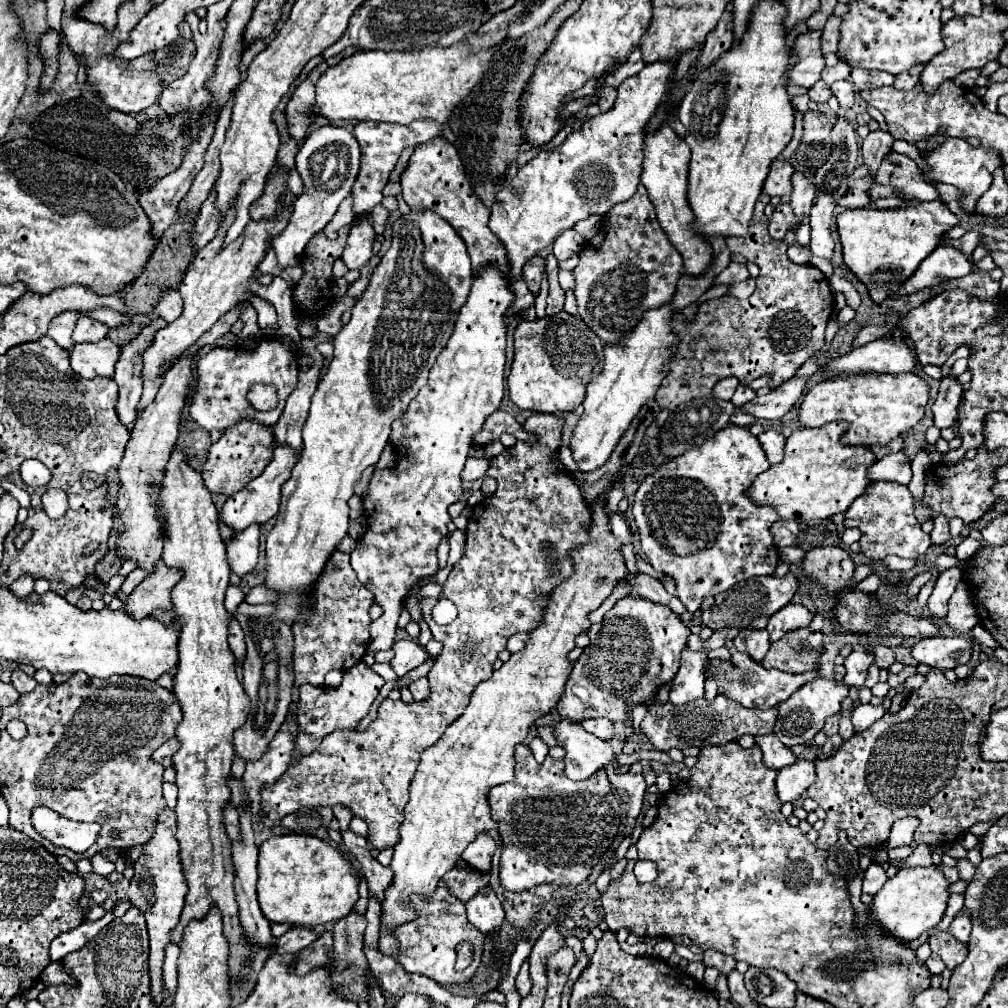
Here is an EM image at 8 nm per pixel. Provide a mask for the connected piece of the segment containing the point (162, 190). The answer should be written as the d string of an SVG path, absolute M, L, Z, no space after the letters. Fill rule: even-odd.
M212 120L212 124L208 124L208 128L204 128L204 132L200 132L200 140L196 140L196 144L192 144L192 148L188 150L188 156L184 156L184 164L176 172L168 174L152 190L148 190L146 194L140 196L140 206L144 208L144 212L146 212L146 216L148 216L150 224L152 224L152 236L156 240L160 240L160 236L164 234L164 230L176 220L176 208L178 208L180 196L184 196L184 192L188 192L188 188L192 186L192 180L194 180L196 172L200 172L200 164L204 164L202 156L204 156L204 148L208 148L208 144L210 144L214 124L216 124L216 120Z

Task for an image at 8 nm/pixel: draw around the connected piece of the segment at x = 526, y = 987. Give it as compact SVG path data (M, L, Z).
M528 960L522 964L520 968L520 974L516 976L516 988L518 988L518 994L524 998L528 996L530 988L532 988L532 980L530 980L530 974L528 974Z

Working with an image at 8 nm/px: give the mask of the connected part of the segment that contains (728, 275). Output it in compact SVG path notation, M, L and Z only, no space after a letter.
M730 262L728 268L716 276L716 284L736 284L736 282L742 282L746 280L750 274L748 274L748 268L746 264L736 264L736 262Z

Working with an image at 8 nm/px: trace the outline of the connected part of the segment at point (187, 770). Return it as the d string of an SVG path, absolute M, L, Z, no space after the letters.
M172 450L170 460L164 468L162 482L150 484L150 488L156 492L154 508L158 514L162 514L164 522L164 554L162 562L170 568L176 568L182 572L180 582L172 588L172 610L176 614L176 620L180 622L180 642L178 642L178 666L174 674L174 694L182 706L184 718L178 724L176 738L180 742L180 750L174 754L174 768L176 768L176 786L178 786L178 804L174 808L178 818L178 832L176 838L180 842L180 858L184 860L184 872L188 878L188 893L185 897L185 906L181 914L178 926L170 932L174 942L180 942L184 926L192 918L204 918L212 904L216 904L222 910L224 916L224 936L230 942L230 988L232 988L232 1006L238 1006L244 1002L256 984L258 972L264 966L266 958L272 954L272 948L268 952L252 952L244 940L240 940L240 928L238 928L238 906L234 900L234 872L232 872L232 858L228 852L228 836L224 832L220 808L224 808L226 802L230 802L230 792L226 786L226 778L230 774L230 764L234 756L234 744L232 744L232 732L244 724L248 714L248 696L244 692L242 682L236 676L236 658L228 646L228 612L224 608L224 594L228 588L228 576L230 568L226 562L226 544L220 538L218 532L218 510L212 502L212 494L206 490L202 476L188 464L188 456L182 450Z

